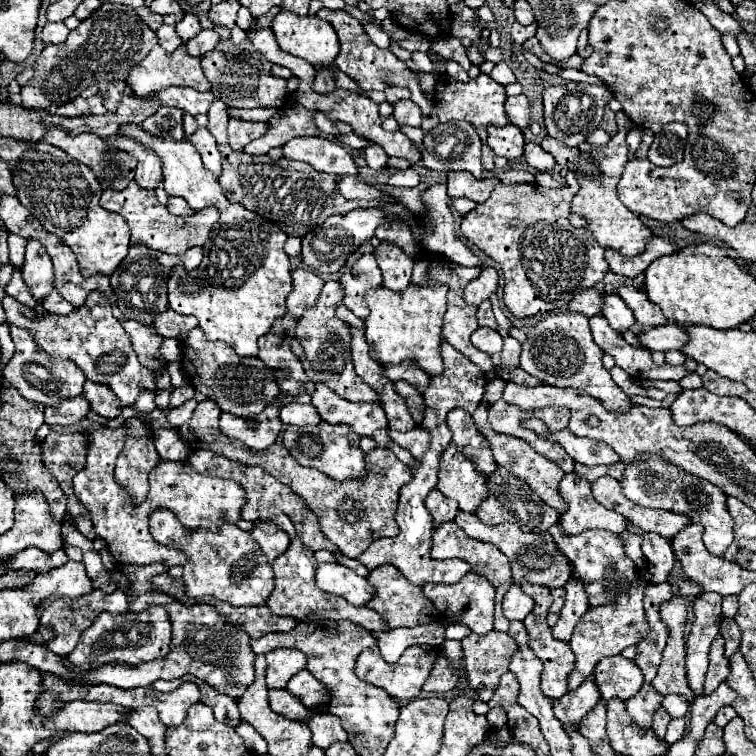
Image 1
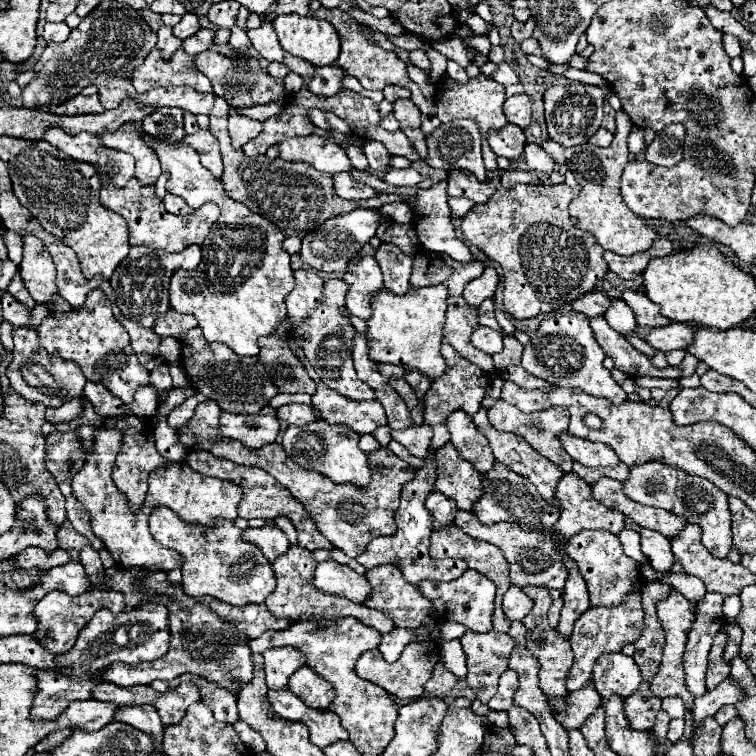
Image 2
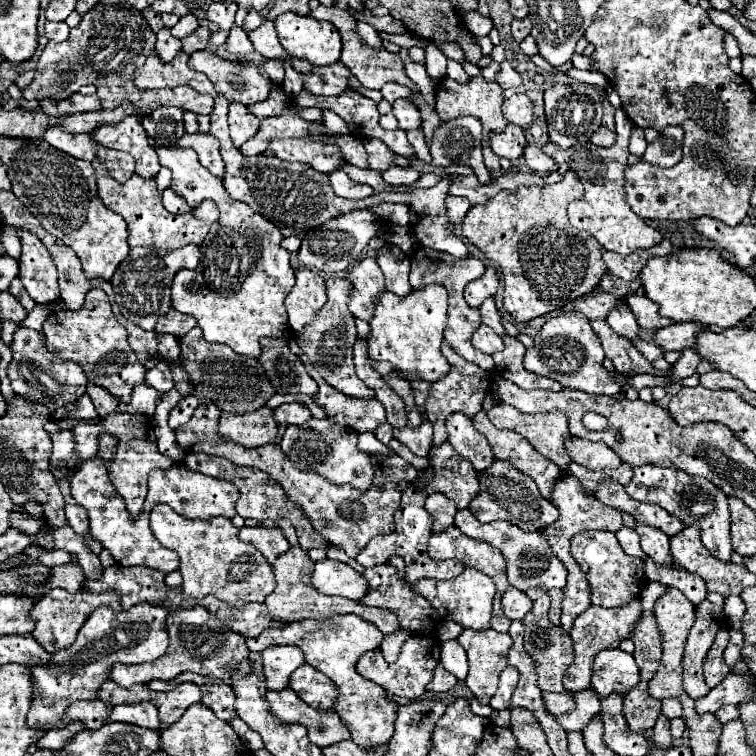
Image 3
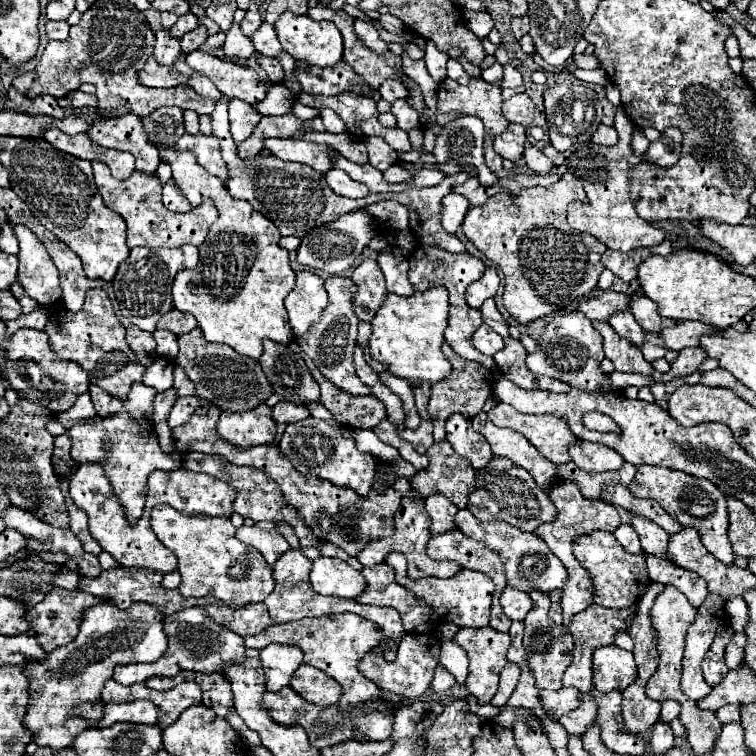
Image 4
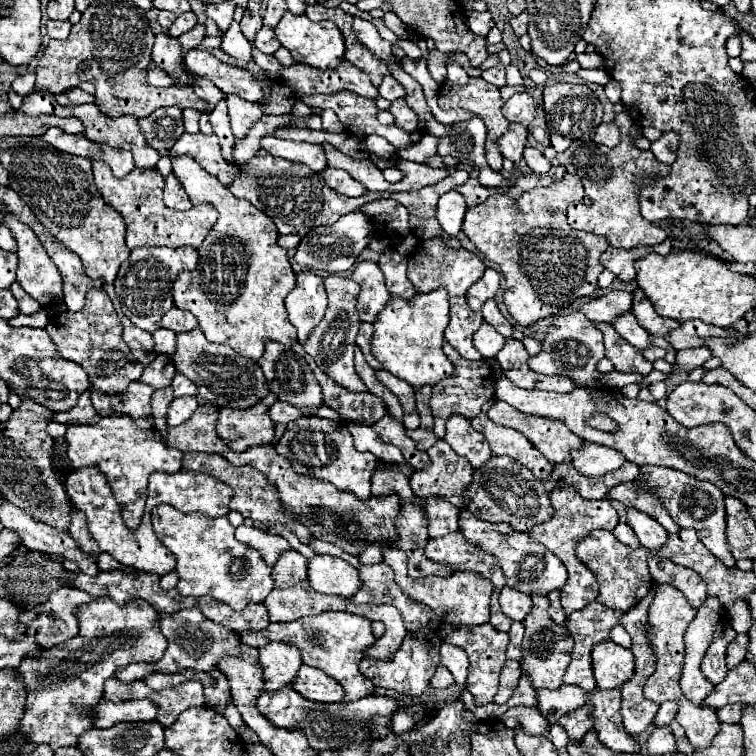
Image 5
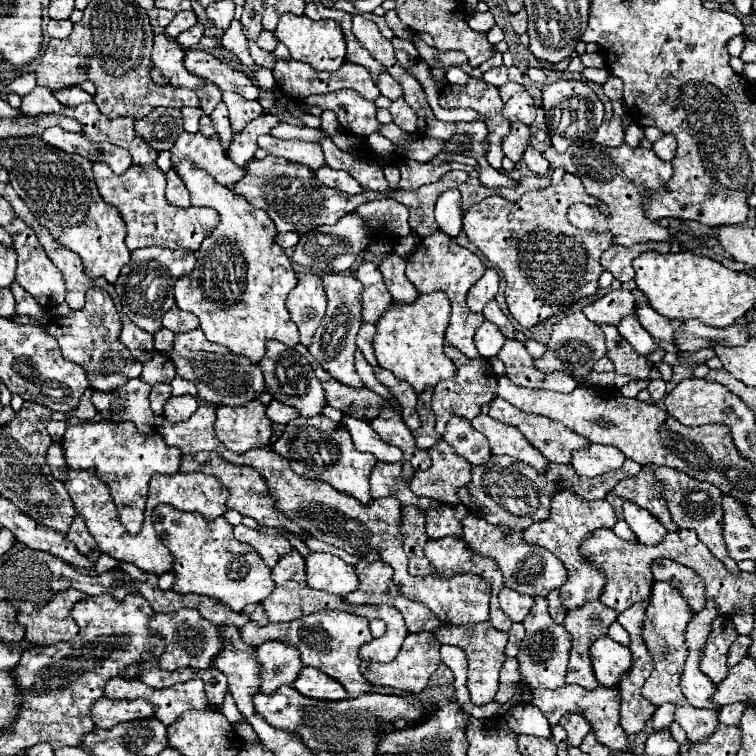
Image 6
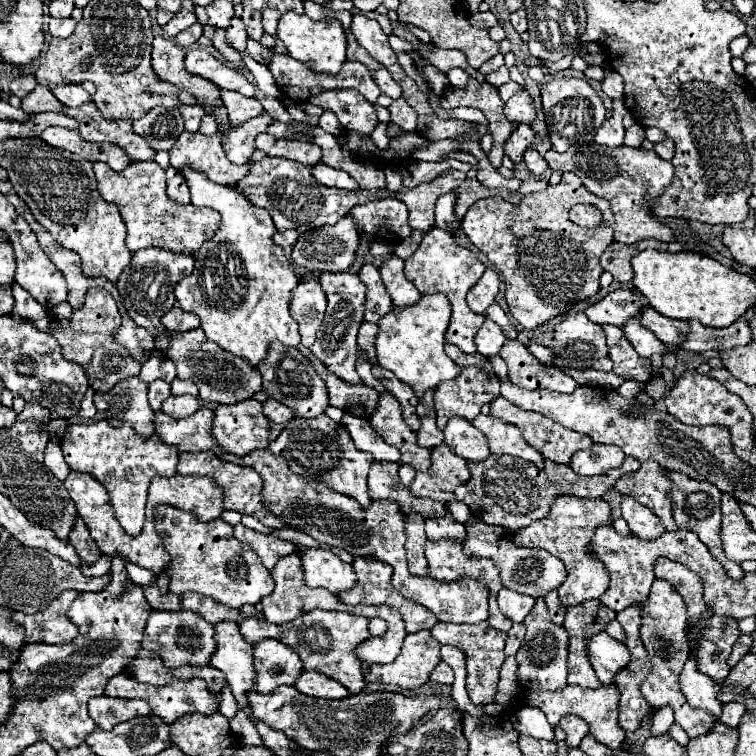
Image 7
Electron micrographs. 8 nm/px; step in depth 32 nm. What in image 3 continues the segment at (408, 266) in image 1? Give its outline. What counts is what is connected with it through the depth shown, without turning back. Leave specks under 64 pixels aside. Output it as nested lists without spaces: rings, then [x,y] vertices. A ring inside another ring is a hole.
[[[384,244],[376,254],[376,262],[384,272],[386,290],[390,290],[390,292],[394,292],[398,296],[410,294],[410,290],[412,290],[412,286],[408,282],[410,258],[398,246]]]

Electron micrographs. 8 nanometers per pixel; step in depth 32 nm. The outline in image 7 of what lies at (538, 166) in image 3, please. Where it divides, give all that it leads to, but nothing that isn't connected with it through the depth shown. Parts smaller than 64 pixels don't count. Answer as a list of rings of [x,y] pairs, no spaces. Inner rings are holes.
[[[528,148],[528,150],[524,152],[524,162],[526,162],[528,170],[530,170],[532,174],[536,174],[536,176],[542,176],[542,174],[548,170],[546,160],[544,160],[534,148]]]

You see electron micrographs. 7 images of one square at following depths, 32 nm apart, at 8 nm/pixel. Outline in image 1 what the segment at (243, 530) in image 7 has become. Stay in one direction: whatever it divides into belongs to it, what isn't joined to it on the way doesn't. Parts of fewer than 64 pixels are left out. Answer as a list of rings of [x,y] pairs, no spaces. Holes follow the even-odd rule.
[[[266,522],[266,524],[256,526],[250,532],[250,536],[262,546],[262,550],[270,562],[274,562],[290,546],[288,534],[282,528],[278,528],[274,522]]]

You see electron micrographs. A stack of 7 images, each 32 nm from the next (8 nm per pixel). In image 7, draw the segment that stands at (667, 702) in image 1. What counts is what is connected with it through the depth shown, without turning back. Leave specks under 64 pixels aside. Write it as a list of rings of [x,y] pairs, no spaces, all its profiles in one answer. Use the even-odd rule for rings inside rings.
[[[662,706],[662,708],[658,708],[658,710],[654,712],[654,718],[652,718],[652,736],[666,734],[672,724],[674,724],[672,706]]]

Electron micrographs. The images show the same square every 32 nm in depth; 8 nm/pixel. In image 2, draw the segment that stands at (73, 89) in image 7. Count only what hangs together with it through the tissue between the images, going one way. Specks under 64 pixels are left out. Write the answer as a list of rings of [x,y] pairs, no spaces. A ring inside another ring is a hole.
[[[74,96],[72,100],[60,104],[56,108],[56,114],[66,114],[66,116],[74,116],[74,114],[102,114],[104,106],[100,104],[98,96]]]

